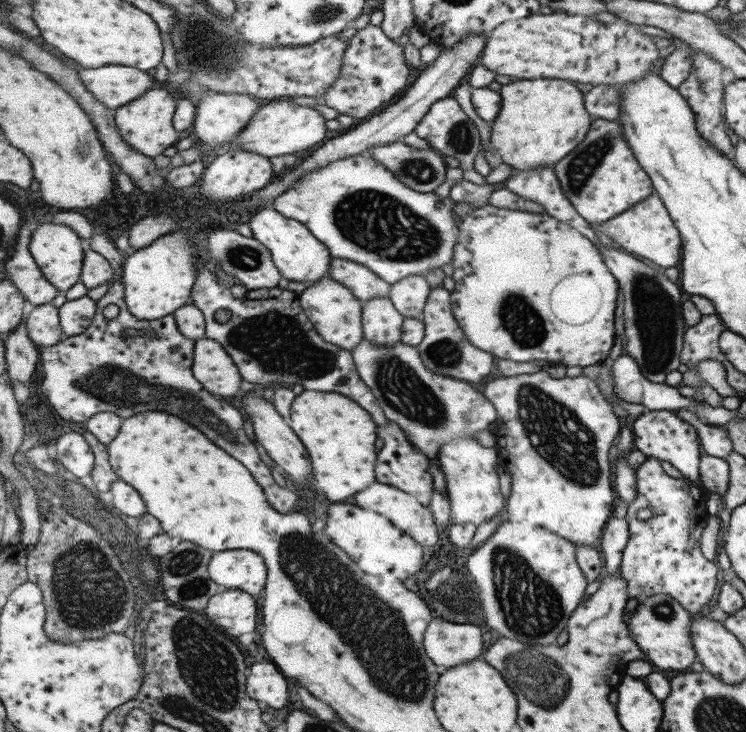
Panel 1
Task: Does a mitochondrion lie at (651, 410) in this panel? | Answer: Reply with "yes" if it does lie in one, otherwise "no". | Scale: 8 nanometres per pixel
no

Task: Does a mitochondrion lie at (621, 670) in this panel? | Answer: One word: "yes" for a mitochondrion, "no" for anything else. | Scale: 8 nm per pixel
no

